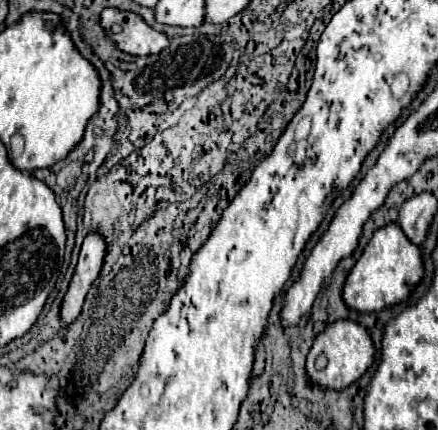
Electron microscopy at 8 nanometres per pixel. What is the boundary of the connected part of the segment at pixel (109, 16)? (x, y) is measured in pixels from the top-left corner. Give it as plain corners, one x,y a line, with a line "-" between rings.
105,8
99,20
101,28
109,34
111,42
125,54
131,56
149,56
159,54
167,44
167,36
155,32
153,28
141,22
141,16
133,12
121,12
113,8

